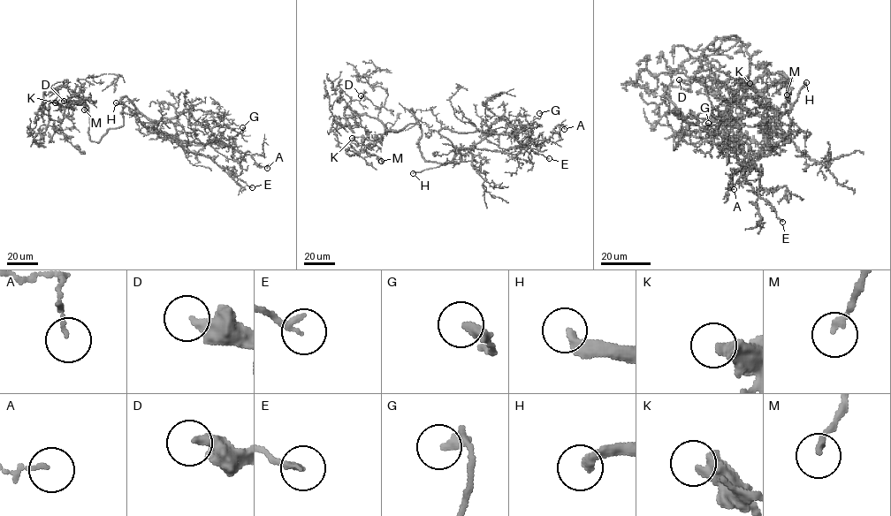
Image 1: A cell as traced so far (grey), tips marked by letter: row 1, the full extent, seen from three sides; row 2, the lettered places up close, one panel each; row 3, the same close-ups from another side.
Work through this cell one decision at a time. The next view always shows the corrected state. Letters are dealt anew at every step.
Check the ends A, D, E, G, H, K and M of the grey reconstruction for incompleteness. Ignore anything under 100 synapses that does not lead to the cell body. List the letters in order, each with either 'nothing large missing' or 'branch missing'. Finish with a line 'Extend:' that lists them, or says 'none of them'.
A: nothing large missing
D: nothing large missing
E: nothing large missing
G: nothing large missing
H: branch missing
K: nothing large missing
M: nothing large missing
Extend: H

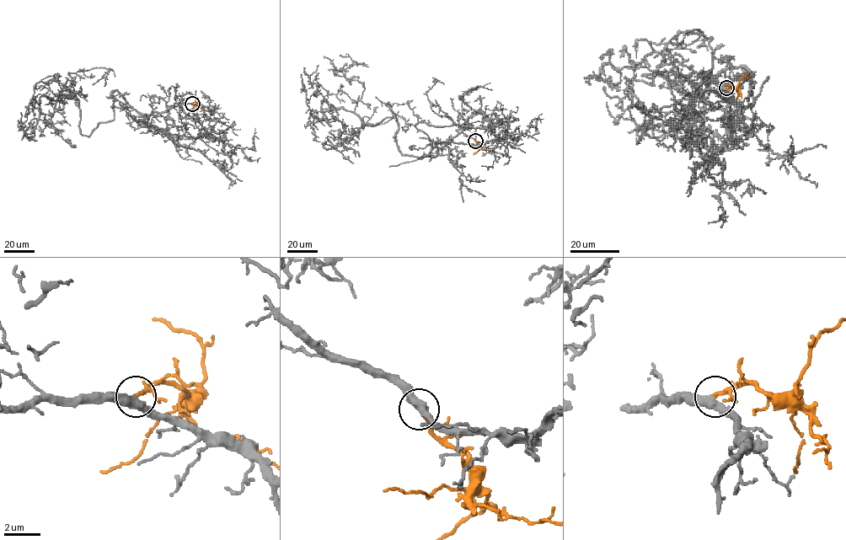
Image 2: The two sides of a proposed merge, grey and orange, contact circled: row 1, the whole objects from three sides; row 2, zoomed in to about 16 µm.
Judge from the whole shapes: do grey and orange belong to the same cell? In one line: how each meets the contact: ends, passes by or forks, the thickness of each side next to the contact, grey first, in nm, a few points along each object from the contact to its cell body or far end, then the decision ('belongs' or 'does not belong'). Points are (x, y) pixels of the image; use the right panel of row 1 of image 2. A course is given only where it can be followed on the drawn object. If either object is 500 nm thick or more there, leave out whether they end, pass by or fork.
grey passes by; orange ends; calibres 440 and 240 nm; course grey (726, 88), (752, 106), (742, 66), (697, 83), (699, 141), (667, 55), (627, 109), (604, 86); course orange (726, 88), (736, 88), (739, 81), (749, 73); belongs

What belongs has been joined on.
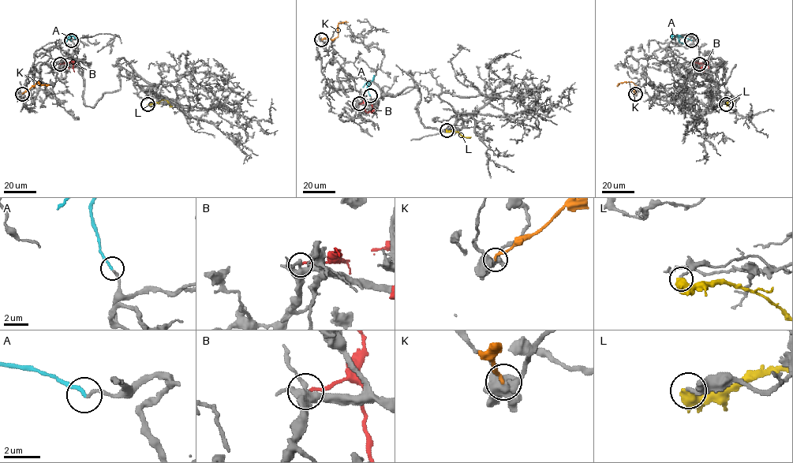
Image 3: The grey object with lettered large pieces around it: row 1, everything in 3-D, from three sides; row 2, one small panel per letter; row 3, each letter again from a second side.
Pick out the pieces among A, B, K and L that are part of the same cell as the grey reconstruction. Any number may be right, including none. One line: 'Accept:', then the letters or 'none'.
Accept: A

